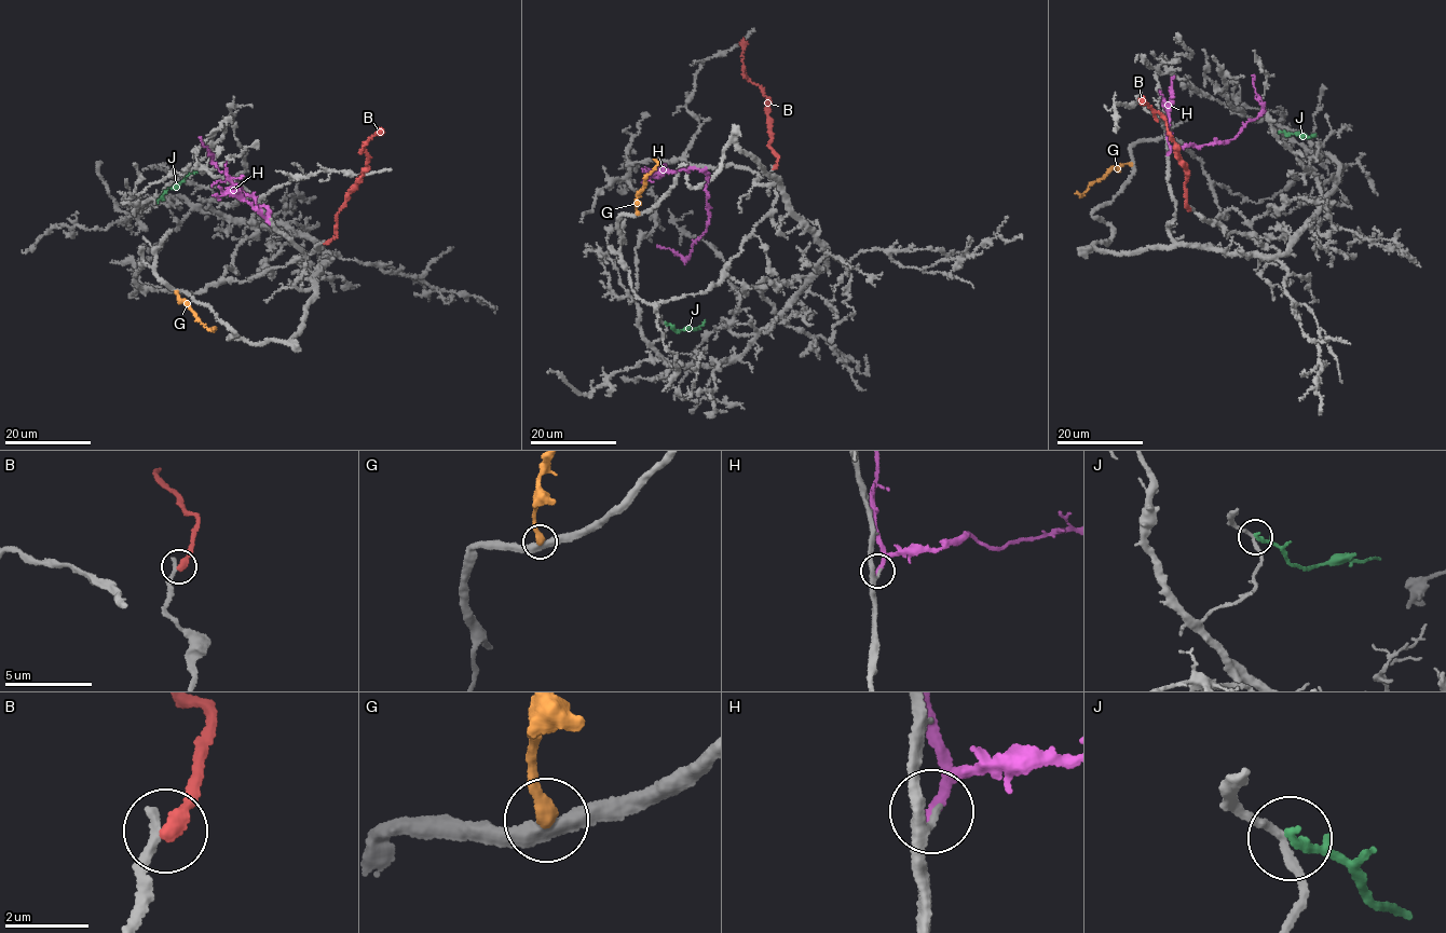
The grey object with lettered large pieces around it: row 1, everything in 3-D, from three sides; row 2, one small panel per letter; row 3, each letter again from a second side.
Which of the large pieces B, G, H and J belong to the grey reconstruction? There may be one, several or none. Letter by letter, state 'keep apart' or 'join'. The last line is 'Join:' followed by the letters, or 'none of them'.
B: keep apart
G: keep apart
H: keep apart
J: keep apart
Join: none of them

